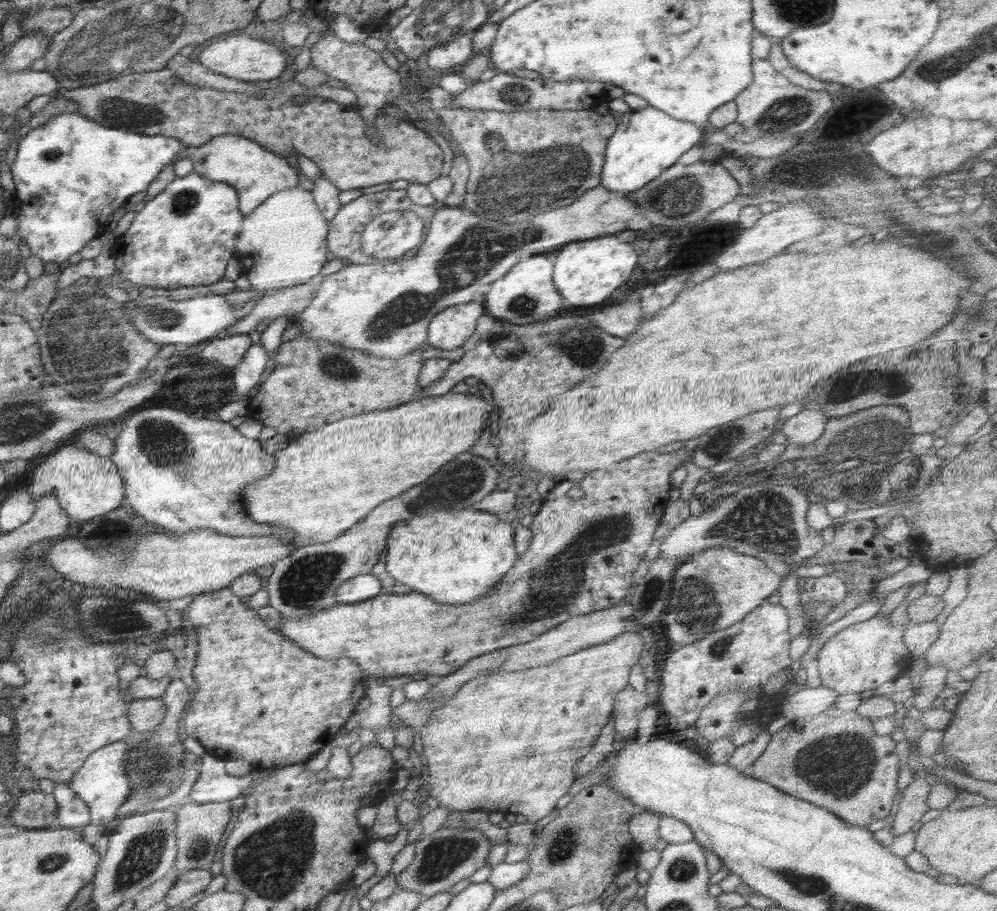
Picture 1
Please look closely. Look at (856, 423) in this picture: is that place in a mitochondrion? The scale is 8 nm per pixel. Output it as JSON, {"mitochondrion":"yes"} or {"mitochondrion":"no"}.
{"mitochondrion":"yes"}

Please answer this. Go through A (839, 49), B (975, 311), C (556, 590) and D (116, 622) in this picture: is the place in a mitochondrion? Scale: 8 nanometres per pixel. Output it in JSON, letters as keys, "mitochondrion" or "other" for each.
{"A":"other","B":"mitochondrion","C":"mitochondrion","D":"mitochondrion"}

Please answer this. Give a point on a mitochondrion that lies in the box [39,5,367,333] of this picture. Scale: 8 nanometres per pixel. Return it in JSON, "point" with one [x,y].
{"point":[124,112]}

